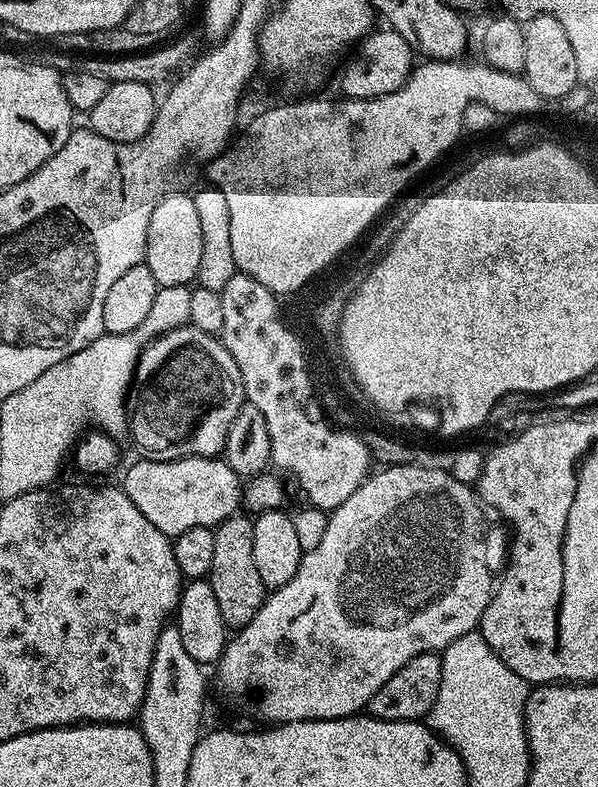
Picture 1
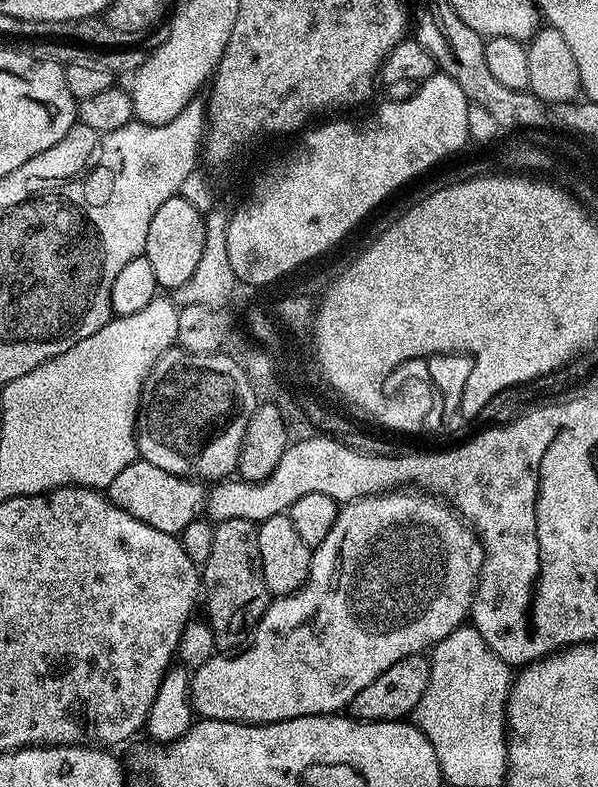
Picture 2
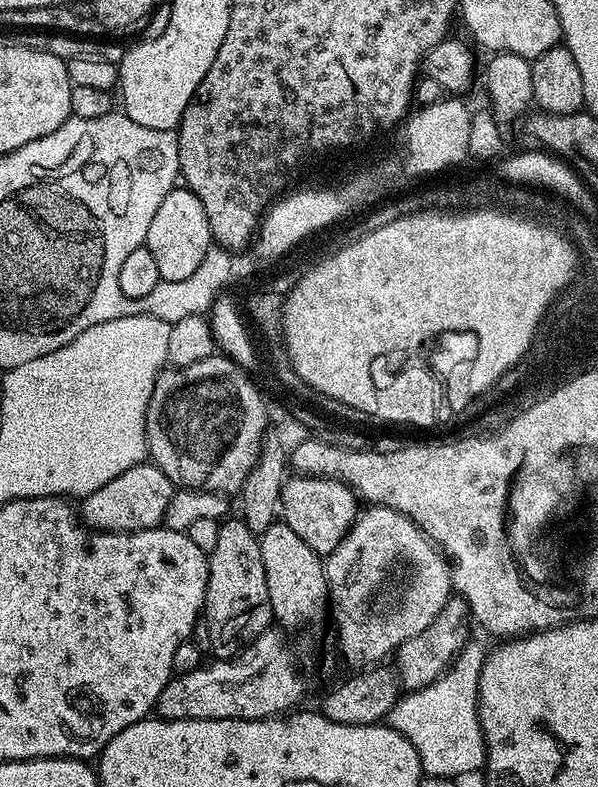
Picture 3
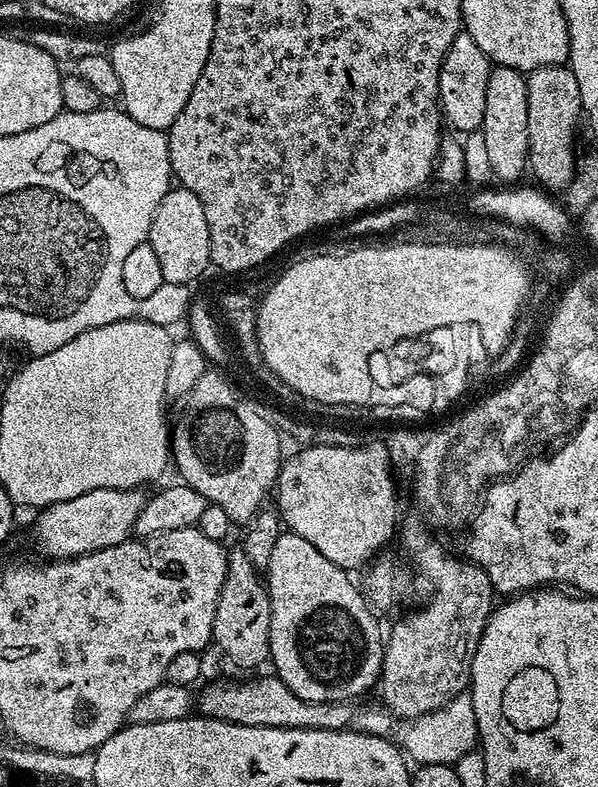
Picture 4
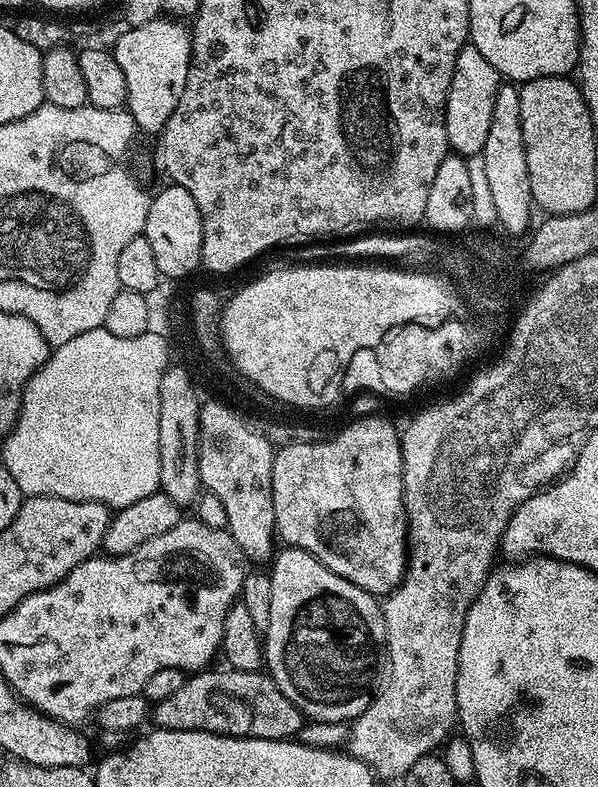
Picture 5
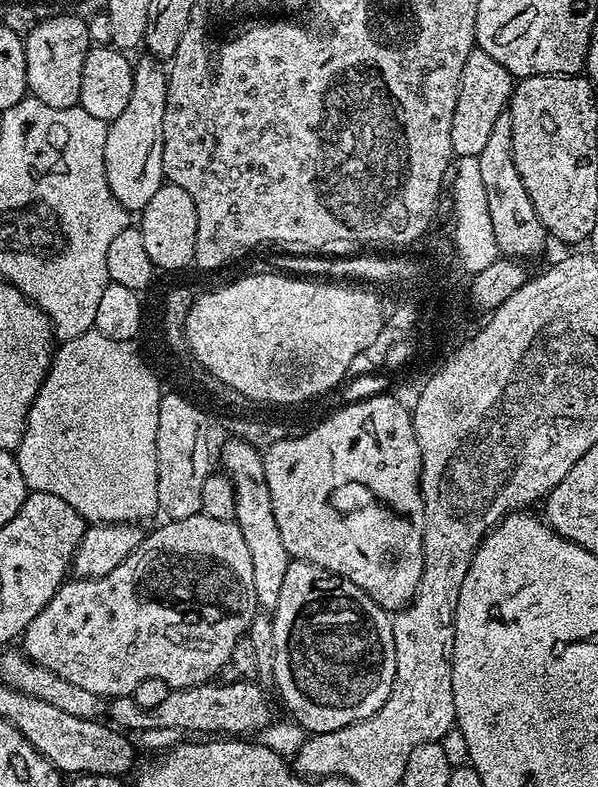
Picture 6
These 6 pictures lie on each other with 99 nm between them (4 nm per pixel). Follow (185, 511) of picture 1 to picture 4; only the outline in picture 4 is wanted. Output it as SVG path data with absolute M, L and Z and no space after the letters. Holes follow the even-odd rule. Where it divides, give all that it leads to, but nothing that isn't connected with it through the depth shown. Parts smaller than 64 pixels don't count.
M99 488L39 509L35 513L36 544L41 554L55 562L118 546L133 535L138 514L144 509L146 496L142 493L140 488Z

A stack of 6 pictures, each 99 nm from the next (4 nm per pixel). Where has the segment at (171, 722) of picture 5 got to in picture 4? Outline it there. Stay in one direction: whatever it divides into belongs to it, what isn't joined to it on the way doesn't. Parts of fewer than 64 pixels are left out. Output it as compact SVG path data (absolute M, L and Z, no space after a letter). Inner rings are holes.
M275 674L264 676L261 680L216 680L213 684L208 684L201 690L200 696L195 697L194 708L201 716L208 716L211 720L225 720L231 724L241 724L242 726L266 726L267 728L305 728L306 730L338 730L345 731L352 717L353 705L348 702L306 702L306 698L298 698L298 694L294 694L294 690L290 690L290 686L286 686Z

